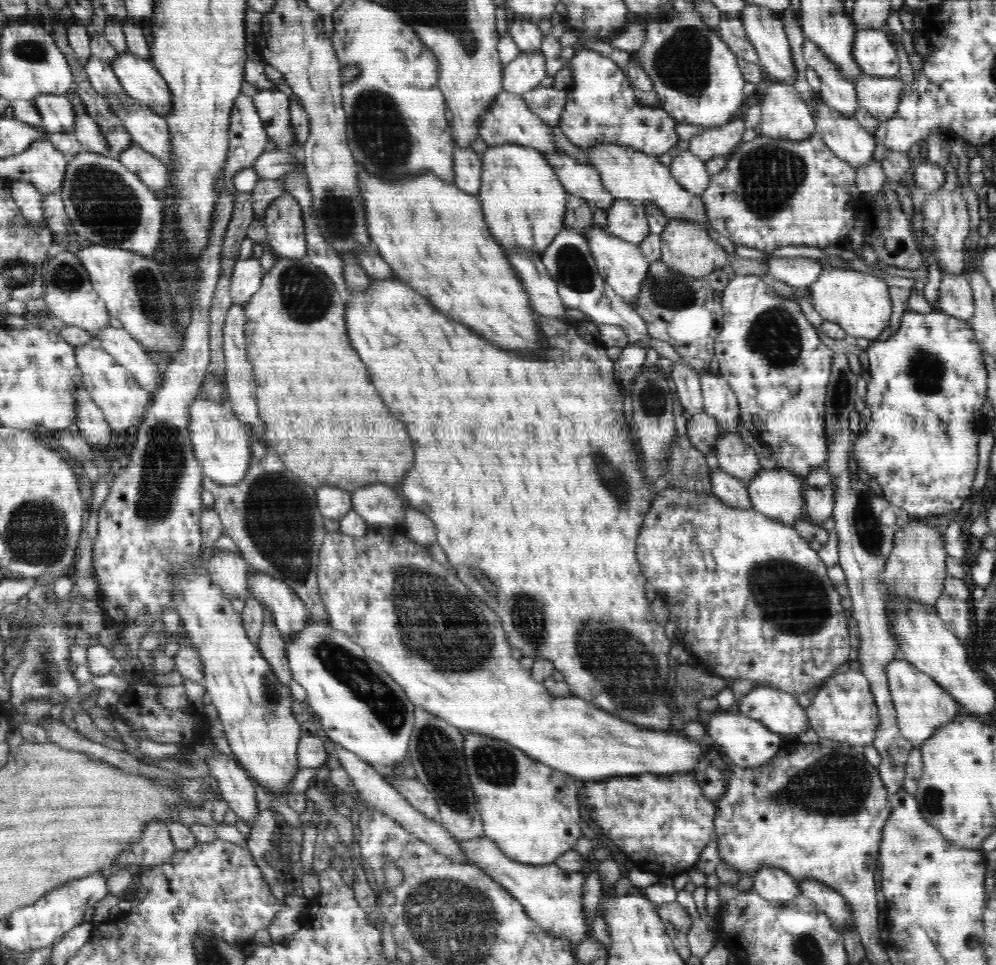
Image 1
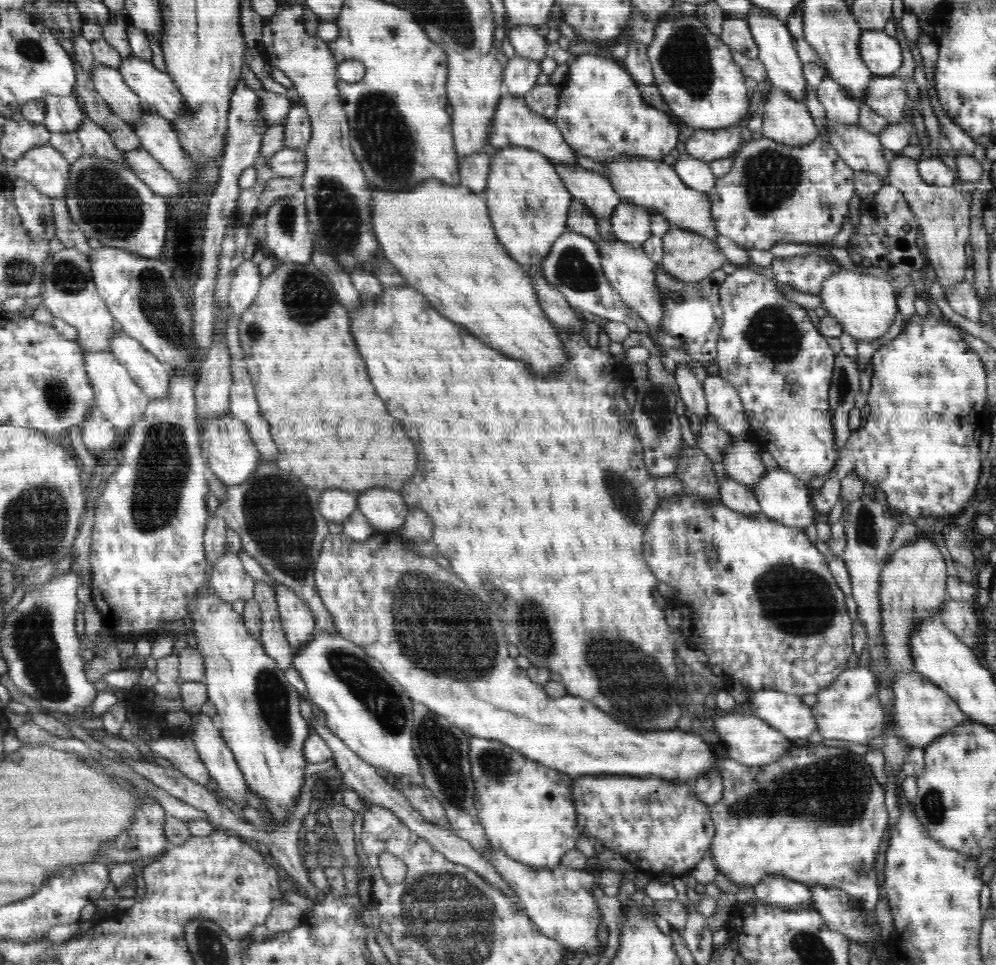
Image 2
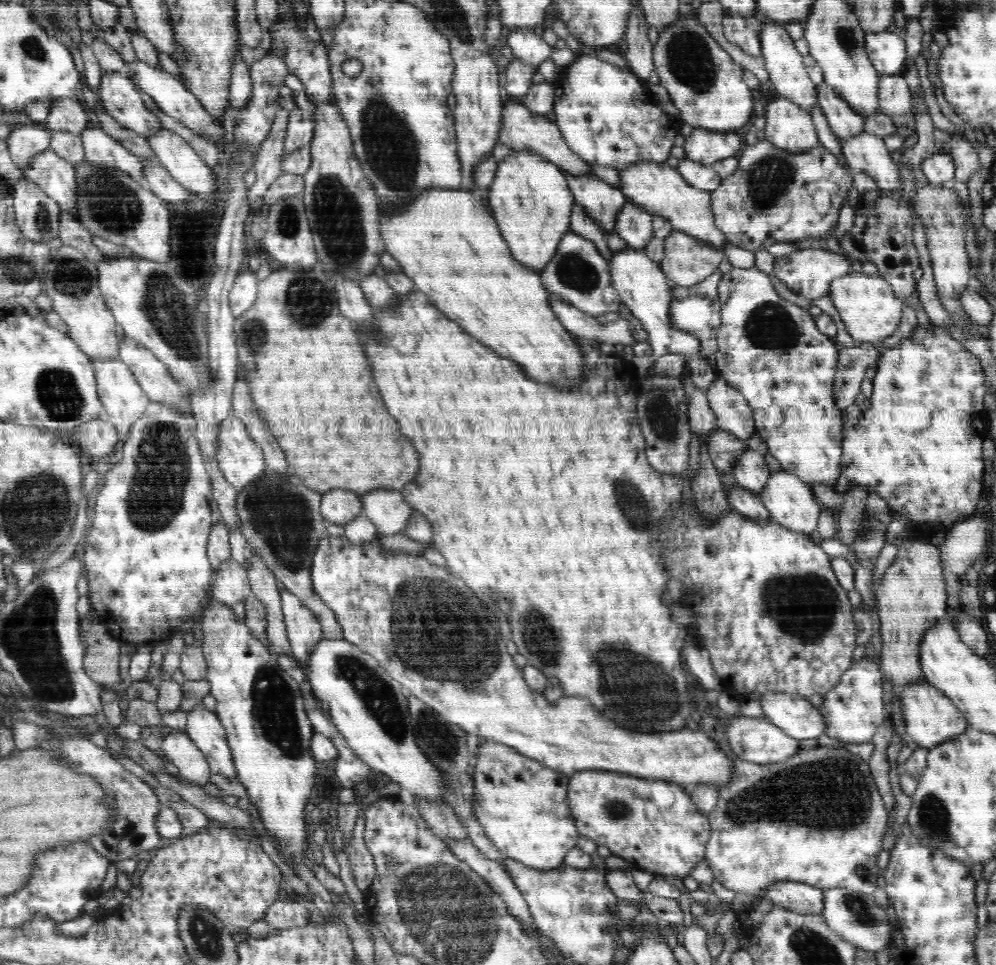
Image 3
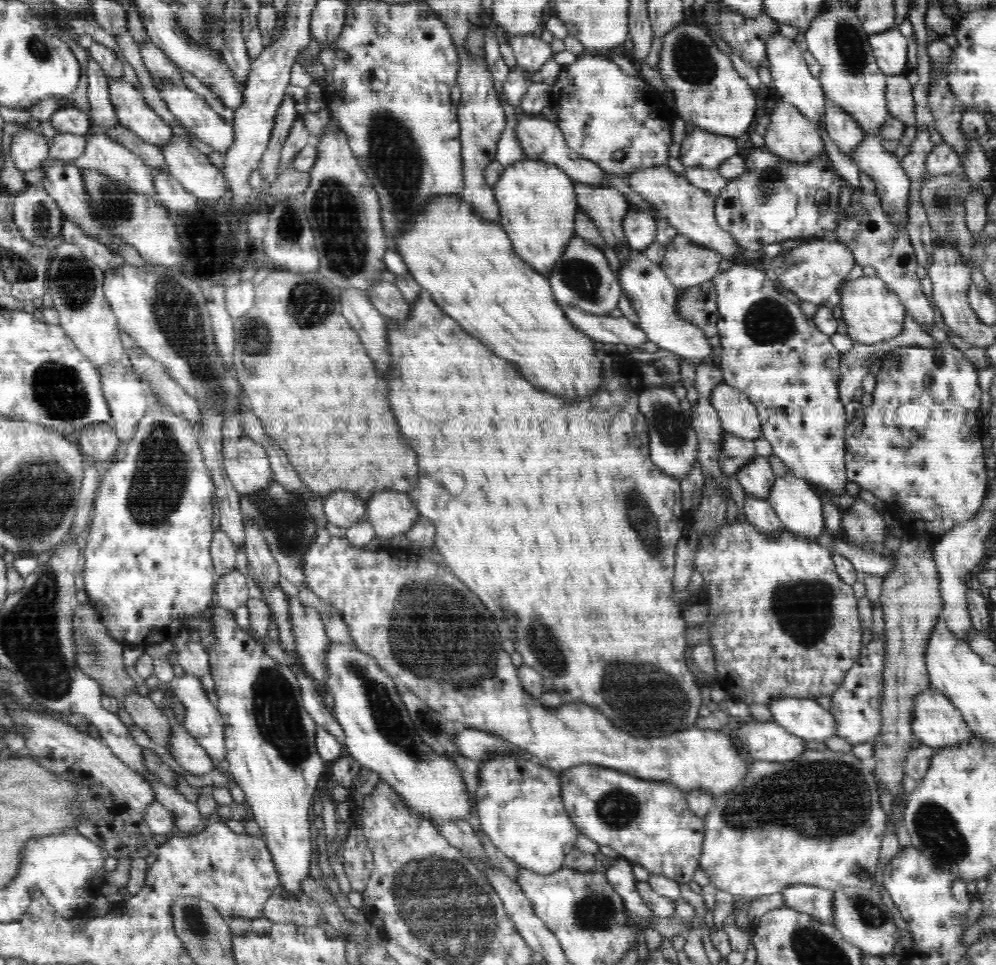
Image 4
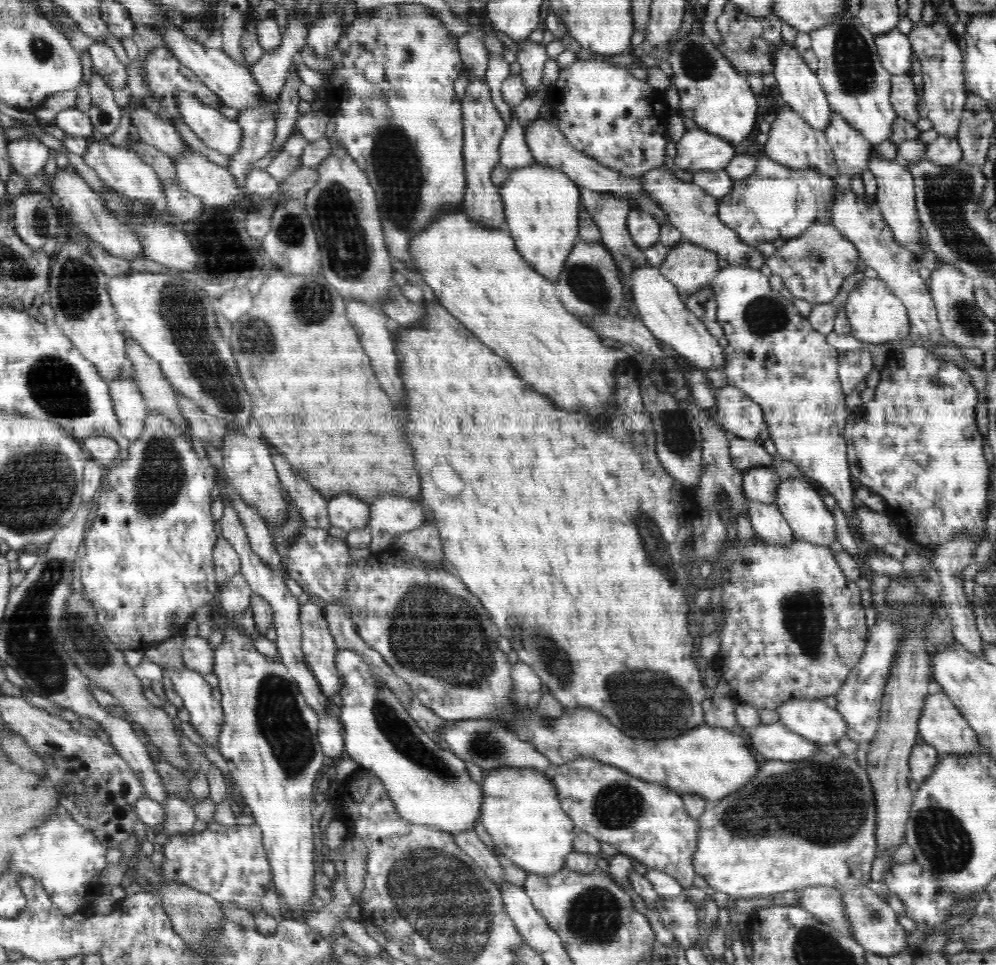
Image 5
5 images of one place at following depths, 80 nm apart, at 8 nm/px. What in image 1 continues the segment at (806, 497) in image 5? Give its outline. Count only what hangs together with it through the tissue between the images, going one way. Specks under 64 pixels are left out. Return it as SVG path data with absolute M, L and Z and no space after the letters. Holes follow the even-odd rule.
M782 468L761 470L747 483L747 493L754 510L786 526L805 517L802 480Z

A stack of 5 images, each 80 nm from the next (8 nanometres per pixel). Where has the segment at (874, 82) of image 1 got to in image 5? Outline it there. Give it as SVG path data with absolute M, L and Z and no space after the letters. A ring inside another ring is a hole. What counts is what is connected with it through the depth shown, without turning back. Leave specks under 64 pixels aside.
M910 74L892 76L890 100L898 117L914 125L918 122L917 104L919 97Z

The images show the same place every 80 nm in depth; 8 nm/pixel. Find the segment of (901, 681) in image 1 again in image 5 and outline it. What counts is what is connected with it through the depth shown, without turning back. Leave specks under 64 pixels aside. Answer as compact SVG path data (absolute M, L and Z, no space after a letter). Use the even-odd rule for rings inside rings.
M944 693L930 694L924 702L918 733L941 755L965 755L980 750L975 731Z

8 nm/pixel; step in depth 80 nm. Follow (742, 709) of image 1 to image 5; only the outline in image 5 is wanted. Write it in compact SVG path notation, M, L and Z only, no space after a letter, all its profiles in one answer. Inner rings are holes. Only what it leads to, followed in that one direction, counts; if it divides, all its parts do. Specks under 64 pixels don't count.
M822 699L815 701L804 700L791 700L784 702L784 704L775 709L780 717L779 722L785 724L789 730L795 734L800 734L800 737L806 737L808 741L820 745L836 744L843 736L846 735L848 730L846 721L840 715L840 712L829 708Z

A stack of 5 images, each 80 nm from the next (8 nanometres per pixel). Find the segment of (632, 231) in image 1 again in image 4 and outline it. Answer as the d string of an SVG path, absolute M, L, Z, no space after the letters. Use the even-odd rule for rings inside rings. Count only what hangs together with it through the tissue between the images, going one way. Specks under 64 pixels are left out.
M635 207L628 210L622 220L622 228L626 235L627 245L635 252L642 252L656 241L656 219Z

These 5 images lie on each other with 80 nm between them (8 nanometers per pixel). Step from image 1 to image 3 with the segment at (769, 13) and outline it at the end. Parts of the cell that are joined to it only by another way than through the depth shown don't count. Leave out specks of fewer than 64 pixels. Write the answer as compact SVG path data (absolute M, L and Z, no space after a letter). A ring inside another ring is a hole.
M756 14L754 17L758 17L758 19L763 19L763 28L760 29L760 32L759 32L759 39L760 39L760 42L761 42L761 57L764 59L764 62L765 62L765 67L766 67L766 70L768 71L768 74L769 74L769 80L772 81L772 84L774 84L775 86L775 89L777 90L777 94L778 95L782 95L784 97L786 97L788 100L792 101L792 102L795 102L798 106L802 107L802 109L806 109L808 112L810 109L813 109L815 107L815 104L817 103L817 84L814 84L812 82L812 80L810 80L810 77L808 76L808 73L807 71L805 70L805 66L804 66L804 63L803 63L803 56L798 52L798 49L795 47L795 40L793 40L789 35L788 35L788 32L784 29L784 25L781 24L781 23L778 23L776 21L773 21L772 19L769 19L769 18L760 18L760 16L758 16L758 14Z

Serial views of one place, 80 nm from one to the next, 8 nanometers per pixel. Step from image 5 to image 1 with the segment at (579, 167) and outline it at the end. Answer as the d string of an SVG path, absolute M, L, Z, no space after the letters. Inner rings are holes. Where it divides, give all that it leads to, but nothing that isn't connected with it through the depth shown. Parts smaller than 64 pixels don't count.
M503 90L492 102L488 112L479 120L479 138L490 146L517 144L532 147L541 153L560 151L556 148L551 127L528 108L523 95Z

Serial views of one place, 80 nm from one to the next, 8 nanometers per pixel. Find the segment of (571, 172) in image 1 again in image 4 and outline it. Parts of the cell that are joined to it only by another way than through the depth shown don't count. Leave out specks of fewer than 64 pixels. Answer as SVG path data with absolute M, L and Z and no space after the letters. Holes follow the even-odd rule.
M573 181L579 209L582 210L599 229L605 239L605 246L618 242L627 244L622 228L622 220L633 206L615 188L589 186L588 183Z

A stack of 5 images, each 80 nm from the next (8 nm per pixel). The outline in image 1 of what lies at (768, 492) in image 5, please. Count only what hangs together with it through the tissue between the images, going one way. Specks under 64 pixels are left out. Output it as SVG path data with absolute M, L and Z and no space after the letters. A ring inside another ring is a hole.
M726 431L715 442L719 469L745 482L754 478L762 468L759 457L738 432Z

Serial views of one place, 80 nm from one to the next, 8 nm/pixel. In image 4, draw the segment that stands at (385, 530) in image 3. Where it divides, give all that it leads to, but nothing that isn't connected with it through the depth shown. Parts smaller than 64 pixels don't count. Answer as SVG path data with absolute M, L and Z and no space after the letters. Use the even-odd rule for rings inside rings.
M377 492L365 503L365 518L374 527L376 538L380 539L391 539L398 534L405 534L420 516L407 493Z

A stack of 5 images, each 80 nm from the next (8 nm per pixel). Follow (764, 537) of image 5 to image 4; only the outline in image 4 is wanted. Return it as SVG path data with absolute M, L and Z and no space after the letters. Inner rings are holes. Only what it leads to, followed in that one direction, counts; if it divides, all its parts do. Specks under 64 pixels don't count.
M746 496L742 512L748 523L768 535L777 535L782 529L786 529L767 501L760 497Z

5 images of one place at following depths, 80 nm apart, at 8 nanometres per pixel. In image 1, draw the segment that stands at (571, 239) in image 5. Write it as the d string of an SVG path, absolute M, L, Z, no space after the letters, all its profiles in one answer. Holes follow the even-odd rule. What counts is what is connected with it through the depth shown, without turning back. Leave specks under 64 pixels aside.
M503 144L487 146L480 154L481 184L476 195L482 203L484 221L503 249L522 249L541 254L565 228L566 202L570 194L546 162L543 153L529 146Z

